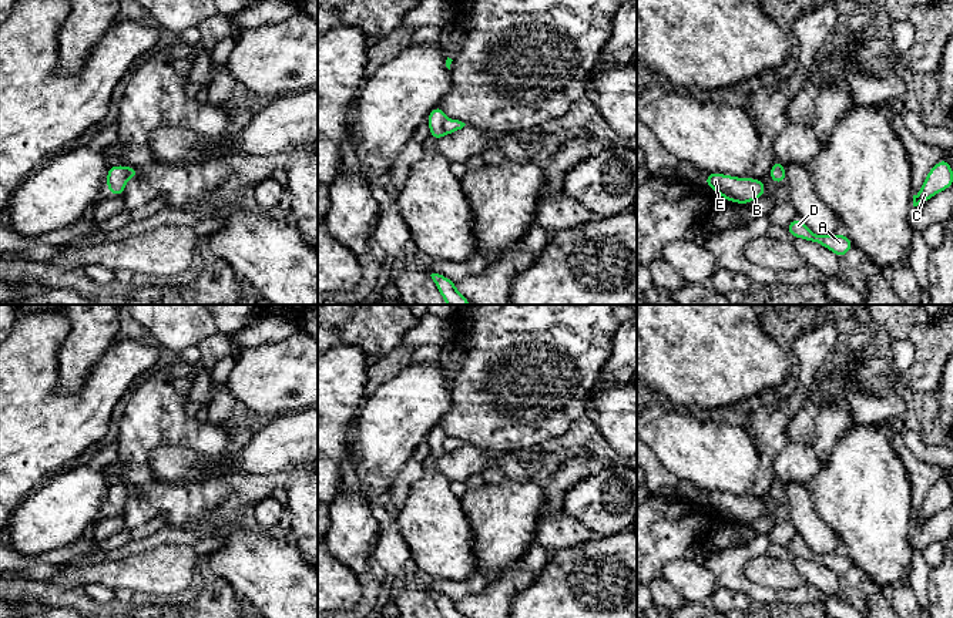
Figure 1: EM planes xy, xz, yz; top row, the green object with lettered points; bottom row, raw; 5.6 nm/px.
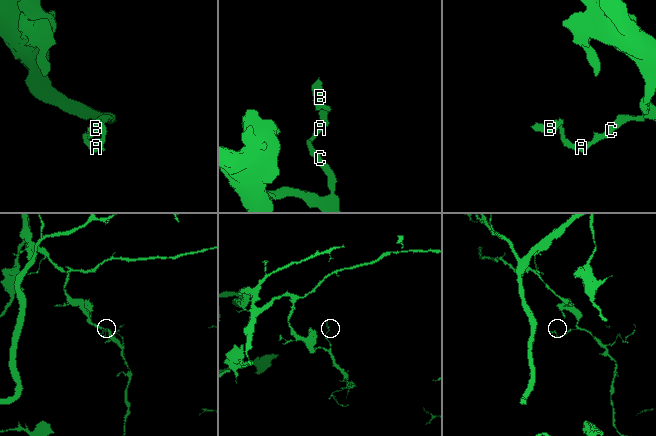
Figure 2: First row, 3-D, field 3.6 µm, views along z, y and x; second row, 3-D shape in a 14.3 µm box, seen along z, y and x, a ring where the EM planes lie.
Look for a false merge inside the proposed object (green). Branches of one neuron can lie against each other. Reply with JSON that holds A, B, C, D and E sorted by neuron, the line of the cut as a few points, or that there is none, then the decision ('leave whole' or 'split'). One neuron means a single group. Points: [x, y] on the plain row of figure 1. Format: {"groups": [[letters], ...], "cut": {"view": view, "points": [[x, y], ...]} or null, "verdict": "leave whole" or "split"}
{"groups": [["A", "C", "D"], ["B", "E"]], "cut": {"view": "xz", "points": [[446, 437], [443, 443], [445, 453]]}, "verdict": "split"}

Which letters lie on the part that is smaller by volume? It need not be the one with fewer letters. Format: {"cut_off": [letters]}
{"cut_off": ["B", "E"]}

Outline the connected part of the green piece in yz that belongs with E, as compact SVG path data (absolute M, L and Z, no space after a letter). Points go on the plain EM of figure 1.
M711 491L707 493L704 504L735 523L749 523L765 514L764 500L755 497L738 497Z

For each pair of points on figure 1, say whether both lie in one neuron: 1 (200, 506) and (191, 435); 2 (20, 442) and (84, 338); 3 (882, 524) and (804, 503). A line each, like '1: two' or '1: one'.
1: one
2: two
3: two

